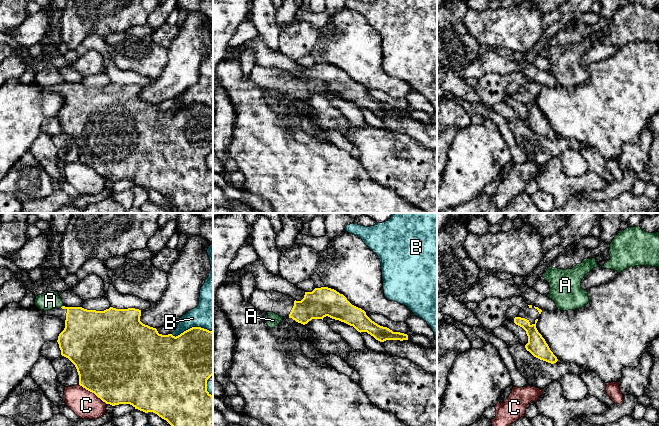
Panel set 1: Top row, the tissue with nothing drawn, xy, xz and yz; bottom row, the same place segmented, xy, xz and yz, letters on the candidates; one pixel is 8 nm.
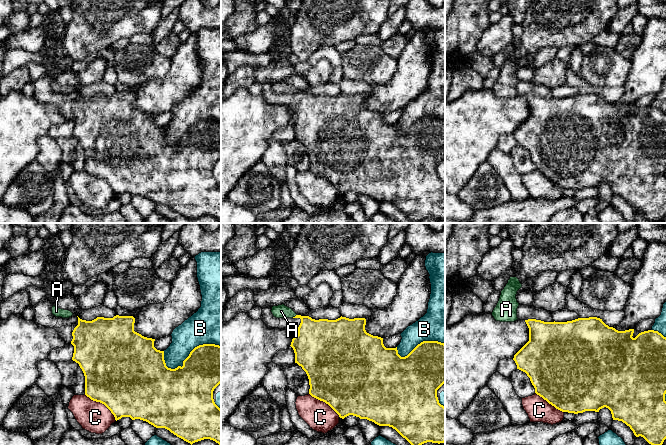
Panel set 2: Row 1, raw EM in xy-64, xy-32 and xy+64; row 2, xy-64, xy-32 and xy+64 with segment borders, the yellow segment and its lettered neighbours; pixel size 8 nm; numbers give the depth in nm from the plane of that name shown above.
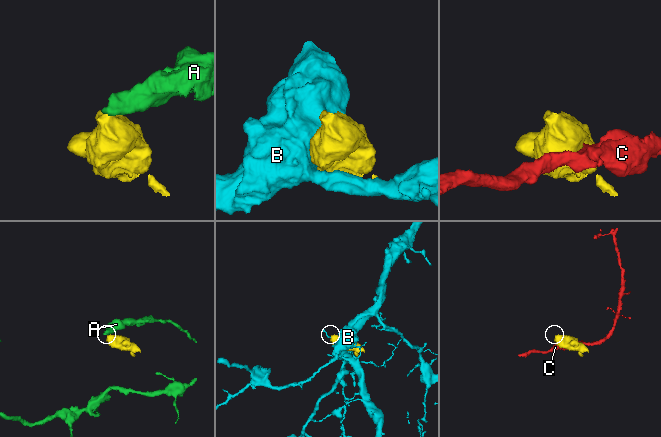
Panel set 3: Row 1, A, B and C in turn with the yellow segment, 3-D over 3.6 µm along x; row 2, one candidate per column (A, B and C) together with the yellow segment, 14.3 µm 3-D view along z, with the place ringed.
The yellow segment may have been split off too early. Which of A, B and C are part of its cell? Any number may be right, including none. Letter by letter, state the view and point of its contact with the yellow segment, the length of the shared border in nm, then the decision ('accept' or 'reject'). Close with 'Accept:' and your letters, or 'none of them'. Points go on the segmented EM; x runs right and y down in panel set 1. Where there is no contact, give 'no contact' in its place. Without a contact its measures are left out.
A: contact xy (62, 306); length 40 nm; reject
B: contact xy (192, 327); length 340 nm; reject
C: contact xy (92, 392); length 280 nm; reject
Accept: none of them

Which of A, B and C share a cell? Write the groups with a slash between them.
A / B / C

